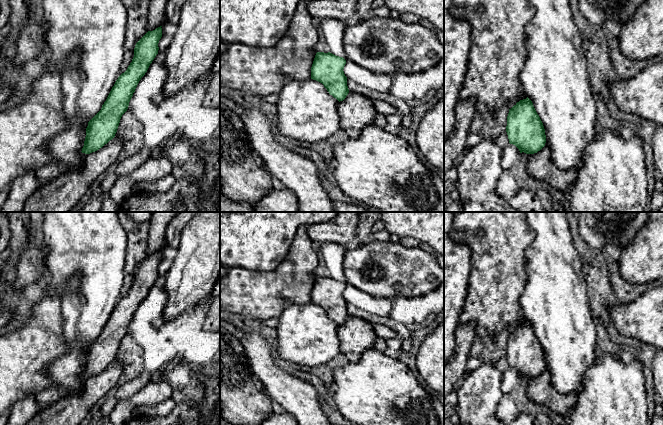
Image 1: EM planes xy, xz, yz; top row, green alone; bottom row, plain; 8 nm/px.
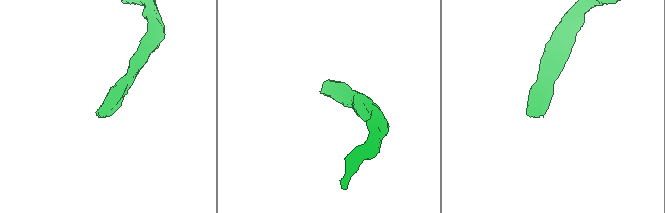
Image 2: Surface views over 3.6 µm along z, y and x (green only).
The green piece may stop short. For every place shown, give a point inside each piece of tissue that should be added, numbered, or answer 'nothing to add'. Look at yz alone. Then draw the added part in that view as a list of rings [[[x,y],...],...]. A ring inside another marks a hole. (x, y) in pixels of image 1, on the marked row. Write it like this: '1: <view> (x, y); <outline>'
1: yz (498, 52); [[[453,0],[453,17],[470,23],[471,47],[468,69],[460,99],[475,98],[478,111],[487,111],[490,121],[504,107],[511,109],[527,95],[521,90],[520,73],[527,59],[525,28],[530,25],[534,9],[528,0]]]

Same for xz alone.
1: xz (256, 71); [[[301,1],[296,6],[286,33],[273,47],[258,48],[240,43],[228,44],[227,50],[220,53],[220,84],[249,95],[264,97],[279,94],[288,82],[311,78],[311,67],[319,40],[318,24],[309,14],[307,2]]]

